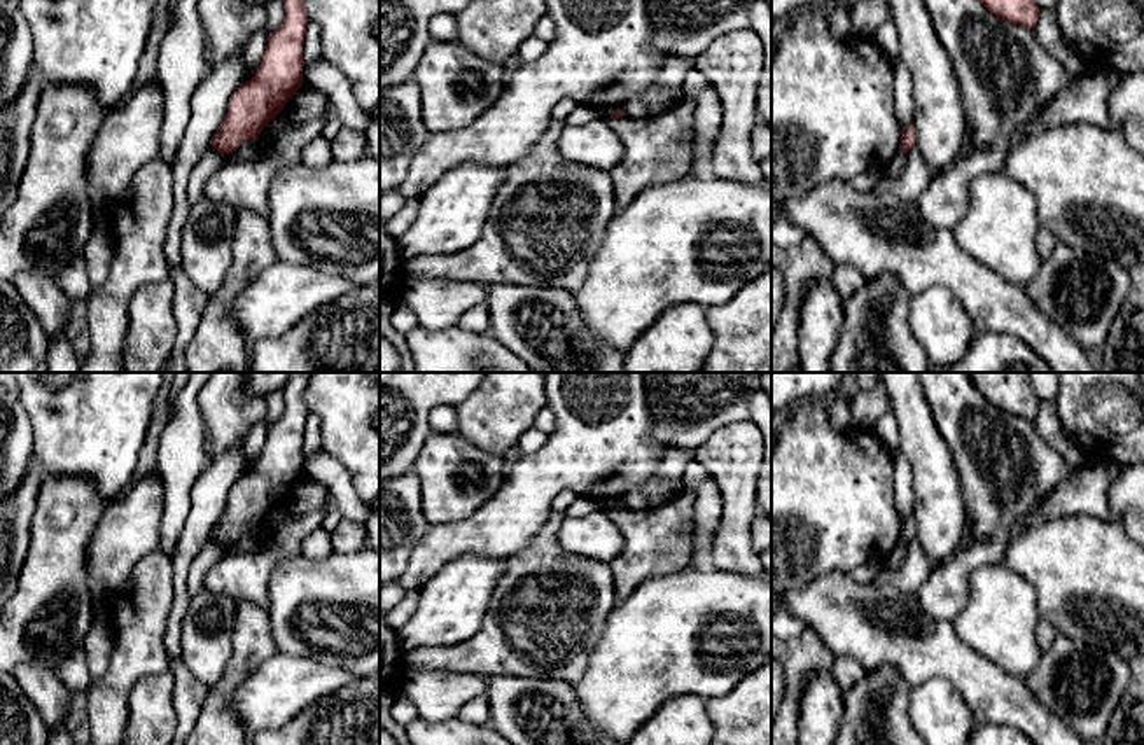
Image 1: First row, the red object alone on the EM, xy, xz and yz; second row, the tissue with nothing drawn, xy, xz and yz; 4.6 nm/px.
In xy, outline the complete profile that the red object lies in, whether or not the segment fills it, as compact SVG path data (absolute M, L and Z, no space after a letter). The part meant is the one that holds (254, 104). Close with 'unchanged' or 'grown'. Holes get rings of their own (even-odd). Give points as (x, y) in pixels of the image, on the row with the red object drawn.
M283 0L283 9L283 23L268 37L257 72L231 94L227 114L212 138L212 147L222 154L257 138L303 86L304 0Z; unchanged

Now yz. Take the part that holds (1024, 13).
M980 0L999 19L1032 28L1037 23L1039 7L1034 0Z; unchanged

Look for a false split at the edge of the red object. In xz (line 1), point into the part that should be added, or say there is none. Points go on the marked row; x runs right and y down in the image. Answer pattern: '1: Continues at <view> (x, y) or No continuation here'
1: No continuation here

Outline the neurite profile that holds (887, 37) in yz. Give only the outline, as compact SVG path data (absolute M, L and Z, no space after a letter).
M887 24L876 30L875 42L894 66L901 59L899 33L894 26Z

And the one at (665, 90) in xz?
M666 58L651 87L619 107L630 117L652 117L679 100L684 77L696 68L696 58Z

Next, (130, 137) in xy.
M156 79L107 112L87 161L93 206L112 210L124 199L136 171L159 156L163 117L164 93Z

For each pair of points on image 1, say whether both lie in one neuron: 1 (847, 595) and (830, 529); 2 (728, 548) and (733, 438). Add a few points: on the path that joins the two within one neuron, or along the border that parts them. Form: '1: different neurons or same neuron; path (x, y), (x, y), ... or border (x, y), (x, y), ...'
1: different neurons; border (847, 570), (828, 570), (803, 588)
2: same neuron; path (735, 520), (735, 466)

